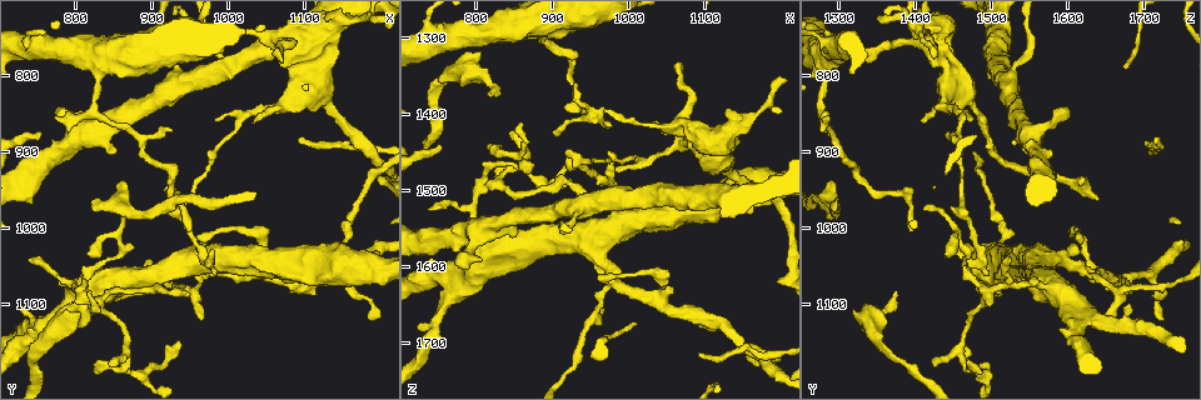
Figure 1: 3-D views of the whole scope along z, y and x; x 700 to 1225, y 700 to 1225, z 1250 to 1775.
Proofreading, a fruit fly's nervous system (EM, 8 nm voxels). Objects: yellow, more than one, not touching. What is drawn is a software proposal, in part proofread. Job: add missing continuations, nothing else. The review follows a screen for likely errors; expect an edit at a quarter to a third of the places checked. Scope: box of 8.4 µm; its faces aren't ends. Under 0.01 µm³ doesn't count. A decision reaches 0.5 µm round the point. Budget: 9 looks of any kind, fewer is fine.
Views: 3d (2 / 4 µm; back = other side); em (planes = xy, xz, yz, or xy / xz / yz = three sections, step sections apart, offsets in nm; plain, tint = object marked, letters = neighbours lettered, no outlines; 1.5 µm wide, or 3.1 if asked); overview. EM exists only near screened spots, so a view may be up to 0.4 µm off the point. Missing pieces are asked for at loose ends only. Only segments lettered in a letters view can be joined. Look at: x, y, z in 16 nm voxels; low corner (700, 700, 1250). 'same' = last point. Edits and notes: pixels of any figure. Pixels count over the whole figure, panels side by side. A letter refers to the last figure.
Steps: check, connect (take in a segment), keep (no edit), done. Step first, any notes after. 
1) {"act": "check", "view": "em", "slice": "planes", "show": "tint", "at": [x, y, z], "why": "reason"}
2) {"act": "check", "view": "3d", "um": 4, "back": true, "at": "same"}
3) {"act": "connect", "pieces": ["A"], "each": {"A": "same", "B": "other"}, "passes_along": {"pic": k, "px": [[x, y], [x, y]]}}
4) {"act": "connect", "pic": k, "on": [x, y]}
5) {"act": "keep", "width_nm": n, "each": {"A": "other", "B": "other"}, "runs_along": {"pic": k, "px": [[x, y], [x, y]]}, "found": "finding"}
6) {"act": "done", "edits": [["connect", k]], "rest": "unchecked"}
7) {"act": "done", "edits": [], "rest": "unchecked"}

{"act": "check", "view": "3d", "um": 2, "at": [1090, 885, 1715], "why": "an open end"}

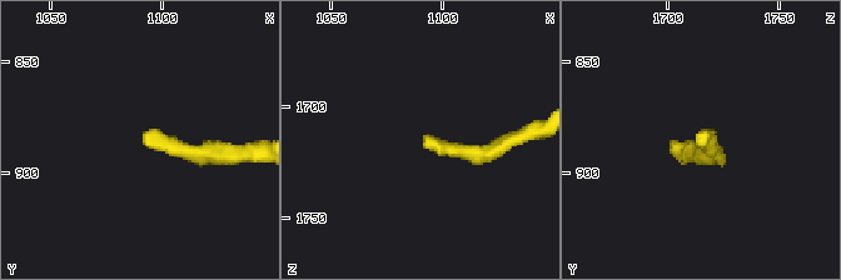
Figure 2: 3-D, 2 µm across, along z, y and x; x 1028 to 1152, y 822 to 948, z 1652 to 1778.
{"act": "check", "view": "em", "slice": "planes", "show": "letters", "at": [1091, 881, 1713]}

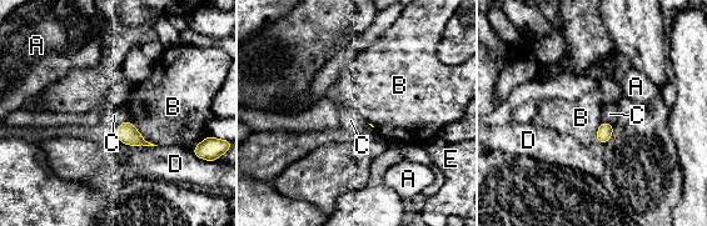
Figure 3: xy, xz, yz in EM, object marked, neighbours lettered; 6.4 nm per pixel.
{"act": "keep", "each": {"A": "other", "B": "other", "C": "other", "D": "other", "E": "other"}, "border": {"pic": 3, "px": [[128, 120], [118, 124]]}, "found": "none of them fits"}

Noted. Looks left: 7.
{"act": "check", "view": "3d", "um": 2, "at": [1185, 1120, 1725], "why": "tapers out"}

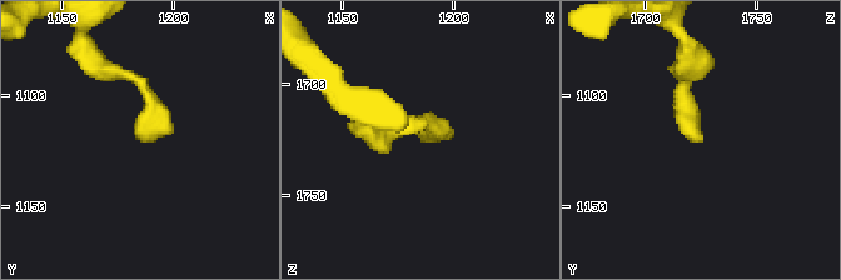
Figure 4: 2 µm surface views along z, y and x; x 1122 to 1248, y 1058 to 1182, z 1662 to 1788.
{"act": "check", "view": "em", "slice": "xz", "step": 8, "show": "letters", "at": [1183, 1118, 1724], "why": "shape alone is not enough"}

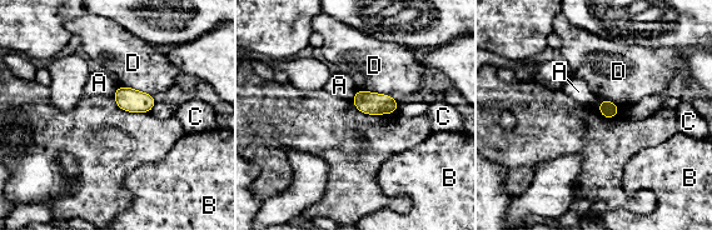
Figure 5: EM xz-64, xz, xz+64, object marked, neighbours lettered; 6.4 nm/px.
{"act": "keep", "each": {"A": "other", "B": "other", "C": "other", "D": "other"}, "border": {"pic": 5, "px": [[357, 90], [352, 100]]}, "found": "none of them fits"}

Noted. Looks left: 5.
{"act": "check", "view": "em", "slice": "xz", "step": 8, "show": "tint", "at": [855, 970, 1410], "why": "tapers out"}

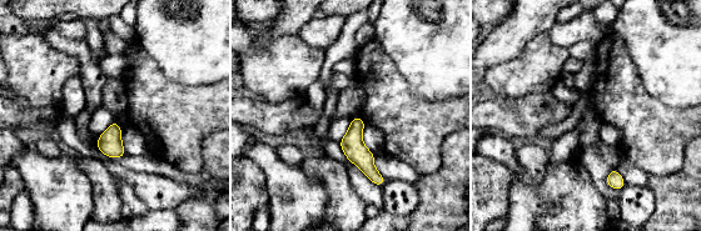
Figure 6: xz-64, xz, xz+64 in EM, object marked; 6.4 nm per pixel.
{"act": "check", "view": "em", "slice": "planes", "show": "letters", "at": "same"}

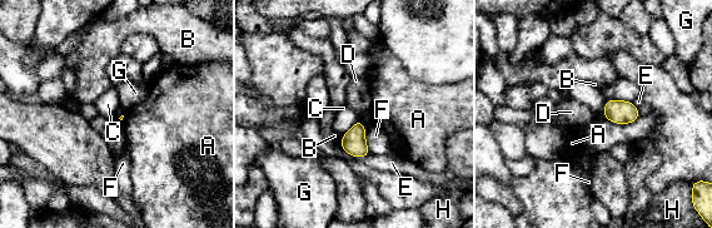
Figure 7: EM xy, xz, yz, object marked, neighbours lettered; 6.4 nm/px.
{"act": "keep", "each": {"A": "other", "B": "other", "C": "other", "D": "other", "E": "other", "F": "other", "G": "other", "H": "other"}, "border": {"pic": 7, "px": [[606, 100], [603, 118]]}, "found": "none of them fits"}

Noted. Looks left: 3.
{"act": "check", "view": "3d", "um": 4, "at": [815, 1080, 1375], "why": "tapers out"}

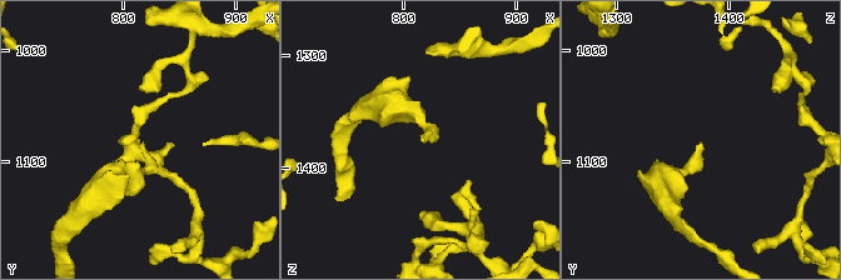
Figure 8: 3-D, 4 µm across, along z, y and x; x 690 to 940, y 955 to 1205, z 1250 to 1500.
{"act": "check", "view": "em", "slice": "planes", "show": "letters", "at": [814, 1082, 1374], "why": "shape alone is not enough"}

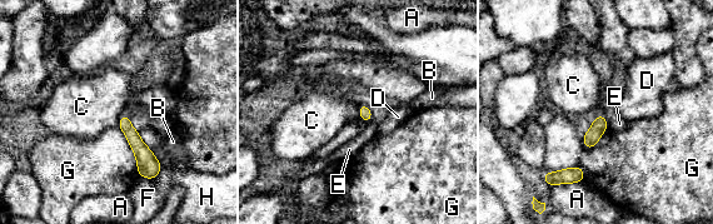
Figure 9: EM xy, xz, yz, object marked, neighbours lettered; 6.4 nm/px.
{"act": "keep", "each": {"A": "other", "B": "other", "C": "other", "D": "other", "E": "other", "F": "other", "G": "other", "H": "other"}, "found": "none of them fits"}

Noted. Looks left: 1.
{"act": "done", "edits": [], "rest": "unchecked"}

